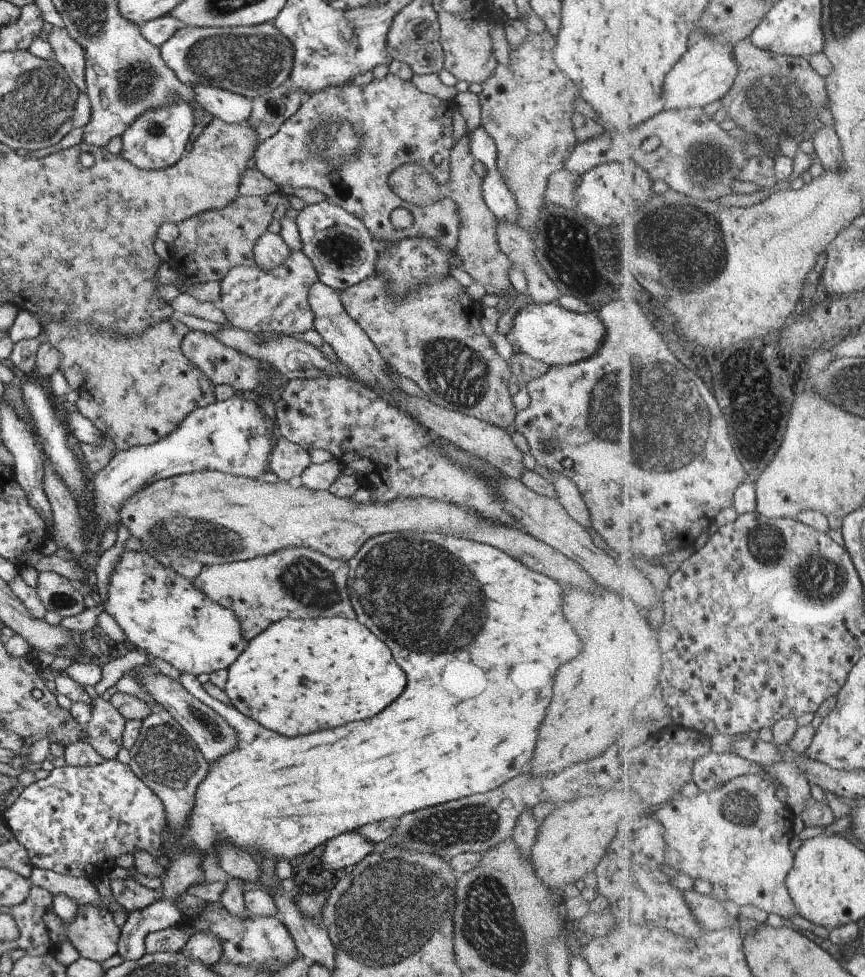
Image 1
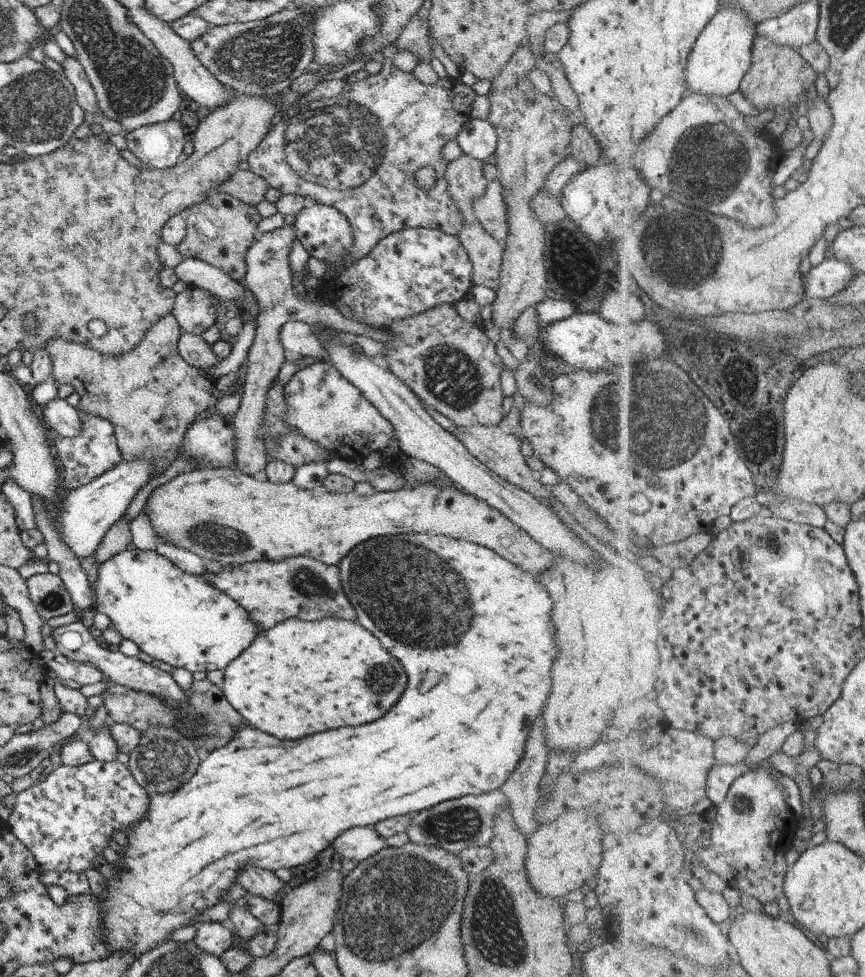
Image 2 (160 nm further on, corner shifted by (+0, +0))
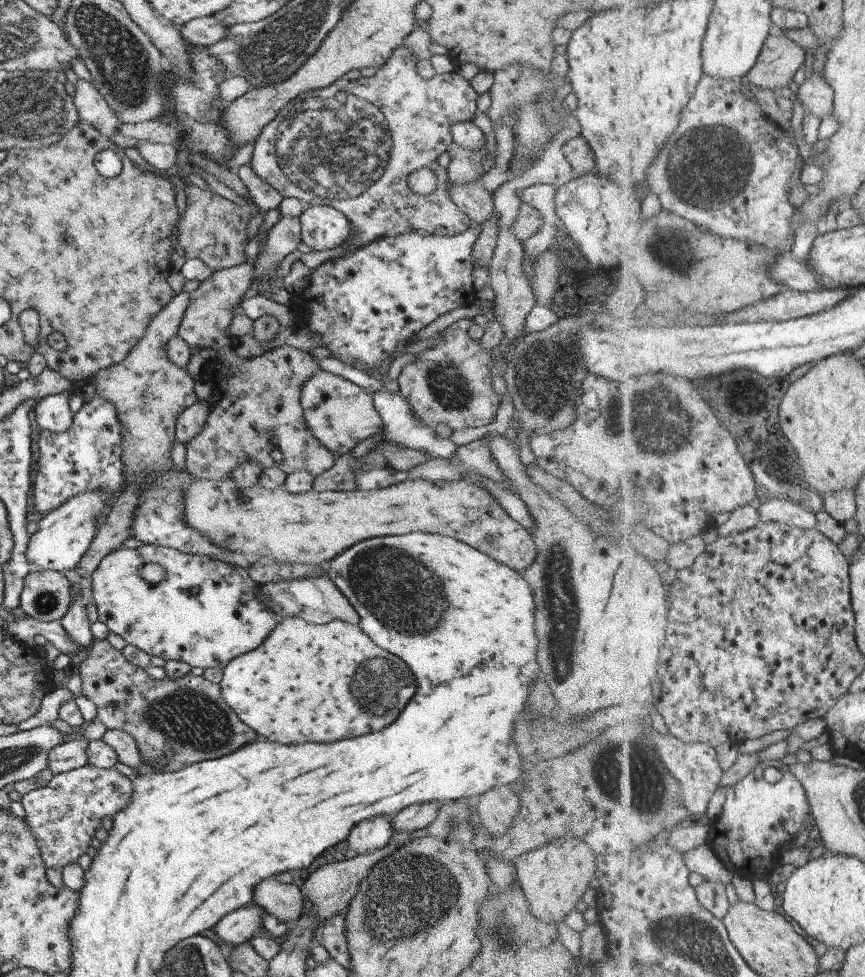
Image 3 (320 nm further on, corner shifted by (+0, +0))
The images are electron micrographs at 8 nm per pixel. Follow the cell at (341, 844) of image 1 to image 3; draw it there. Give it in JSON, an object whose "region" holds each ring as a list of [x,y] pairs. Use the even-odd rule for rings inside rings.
{"region":[[[379,815],[373,818],[360,820],[346,836],[348,848],[355,850],[357,854],[363,854],[387,844],[390,836],[394,833],[390,820],[395,815]]]}

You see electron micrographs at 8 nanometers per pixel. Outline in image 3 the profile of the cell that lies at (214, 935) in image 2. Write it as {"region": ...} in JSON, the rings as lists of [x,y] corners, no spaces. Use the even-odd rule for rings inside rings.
{"region":[[[261,905],[239,907],[220,918],[211,930],[229,946],[240,945],[248,941],[252,934],[262,928],[261,915],[266,912]]]}

